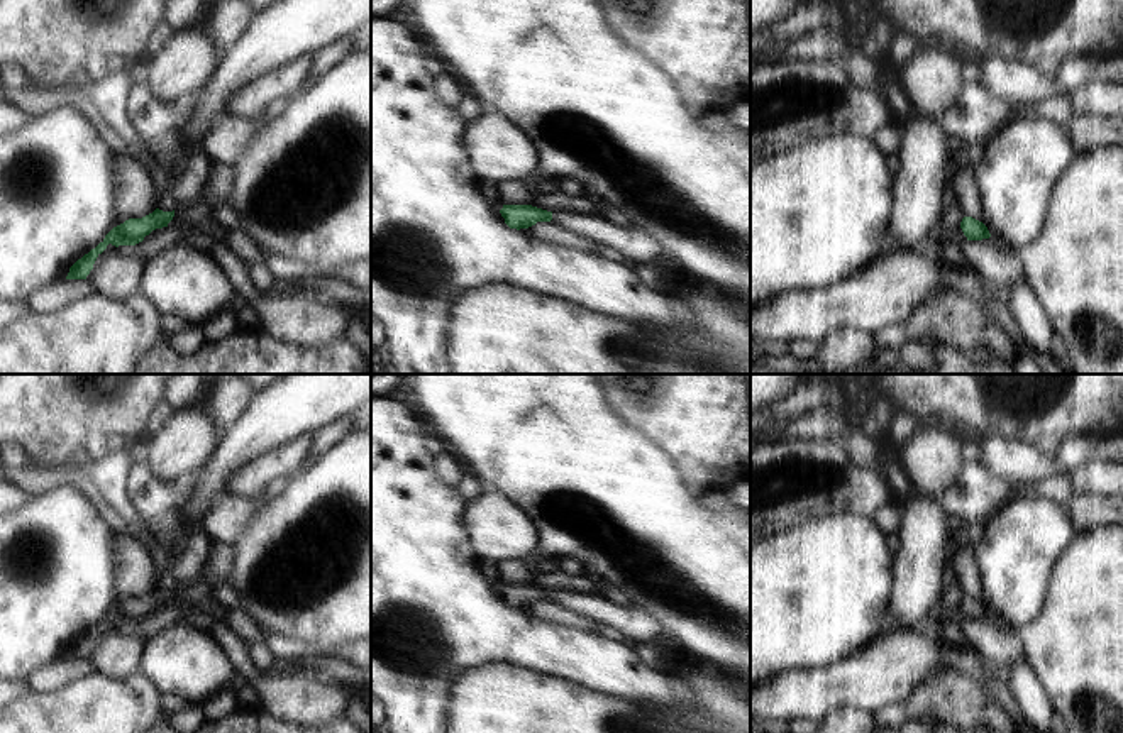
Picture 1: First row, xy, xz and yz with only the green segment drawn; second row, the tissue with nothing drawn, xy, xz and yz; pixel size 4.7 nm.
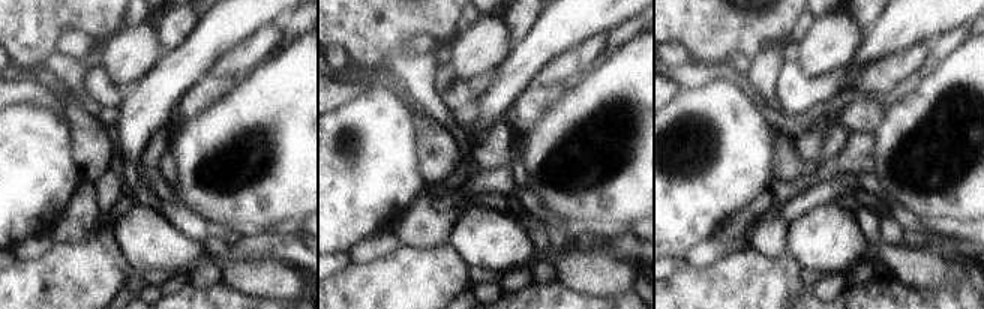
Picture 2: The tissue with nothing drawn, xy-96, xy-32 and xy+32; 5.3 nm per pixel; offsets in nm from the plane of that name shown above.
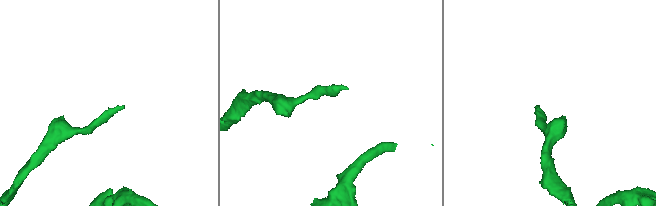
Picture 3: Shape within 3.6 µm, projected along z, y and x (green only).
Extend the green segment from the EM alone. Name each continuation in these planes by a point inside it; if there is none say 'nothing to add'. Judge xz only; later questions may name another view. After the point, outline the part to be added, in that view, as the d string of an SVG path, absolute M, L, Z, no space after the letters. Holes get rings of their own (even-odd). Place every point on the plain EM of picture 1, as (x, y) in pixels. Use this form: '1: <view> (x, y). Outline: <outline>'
nothing to add

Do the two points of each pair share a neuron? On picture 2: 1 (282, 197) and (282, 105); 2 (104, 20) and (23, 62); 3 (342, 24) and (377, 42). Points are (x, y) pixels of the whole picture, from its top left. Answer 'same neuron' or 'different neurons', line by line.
1: same neuron
2: same neuron
3: same neuron

